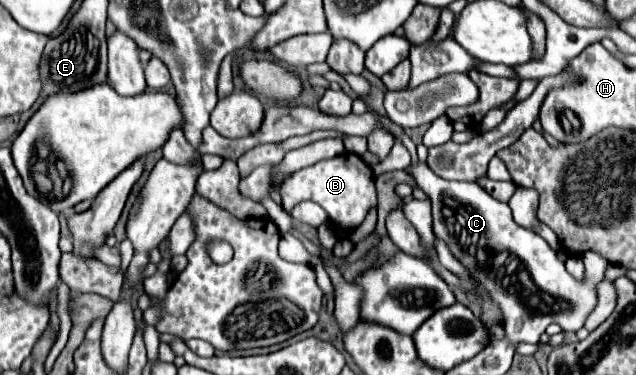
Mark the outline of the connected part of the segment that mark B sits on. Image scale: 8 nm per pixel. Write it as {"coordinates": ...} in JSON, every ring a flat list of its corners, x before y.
{"coordinates":[[349,152,307,166,295,172,281,186,283,208,293,208,297,202,303,200,317,202,329,214,329,222,337,238,345,238,347,230,355,230,365,220,369,208,373,206,373,196,375,196,375,182,371,168,357,154]]}

